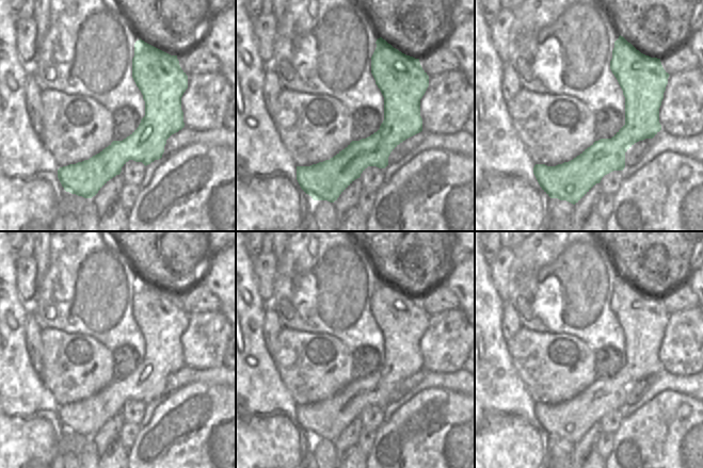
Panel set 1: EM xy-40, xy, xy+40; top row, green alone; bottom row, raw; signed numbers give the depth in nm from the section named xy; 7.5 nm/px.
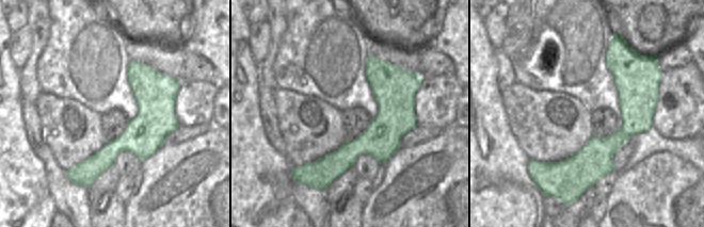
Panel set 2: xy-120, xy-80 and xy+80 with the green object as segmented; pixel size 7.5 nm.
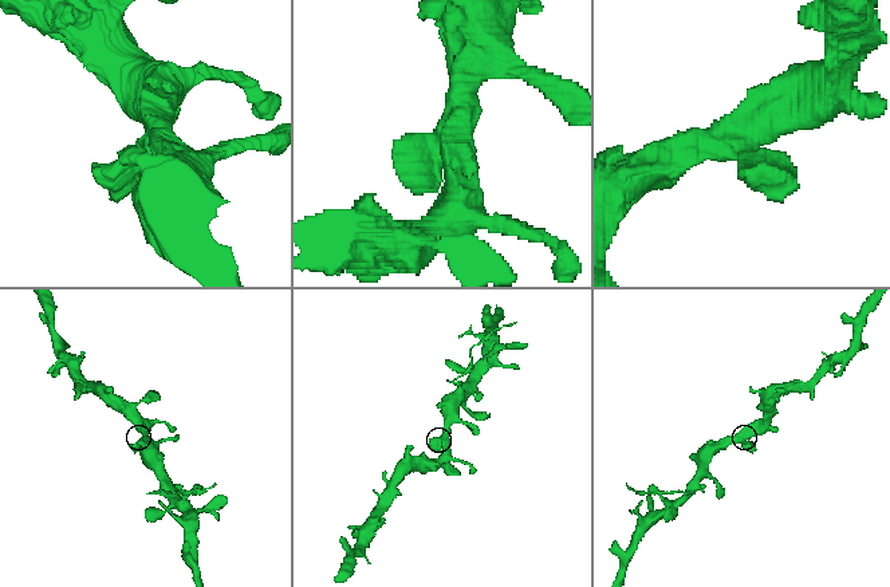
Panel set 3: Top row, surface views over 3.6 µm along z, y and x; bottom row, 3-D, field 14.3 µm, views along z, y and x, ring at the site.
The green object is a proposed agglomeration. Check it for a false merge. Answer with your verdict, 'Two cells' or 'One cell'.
One cell.

